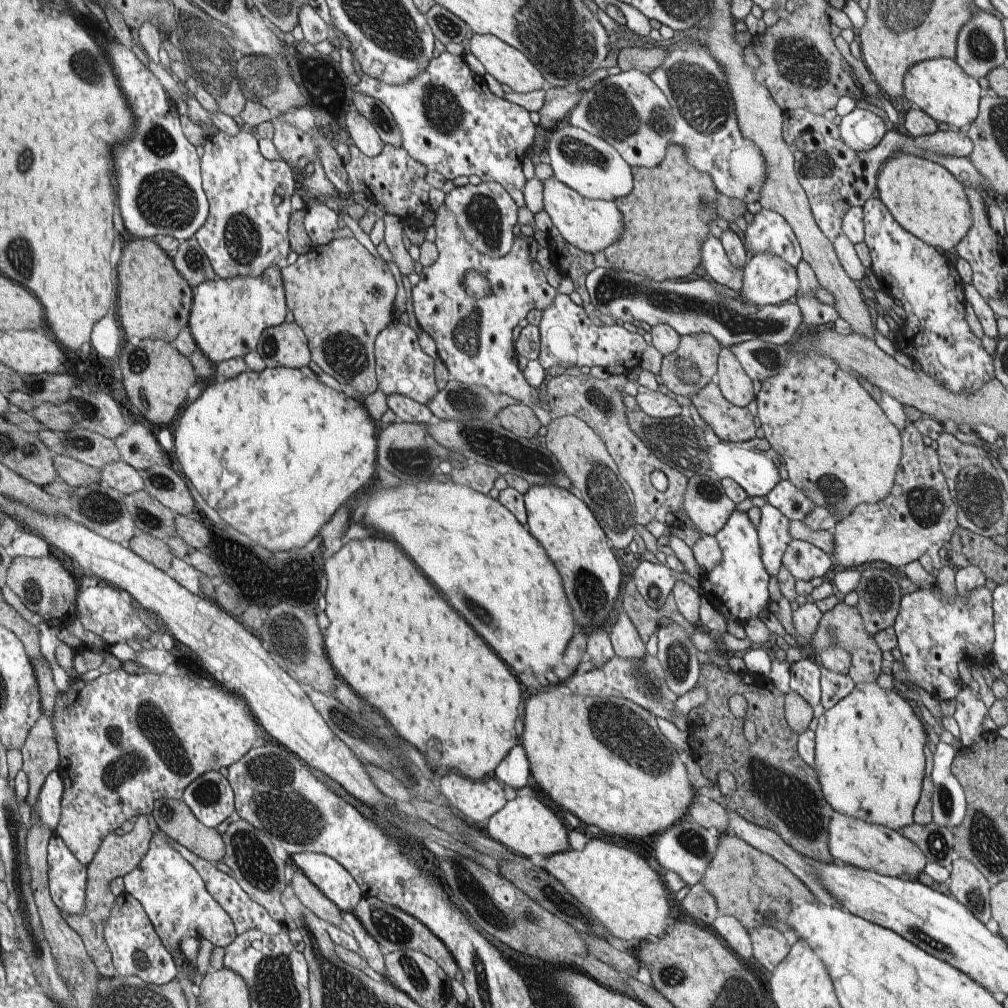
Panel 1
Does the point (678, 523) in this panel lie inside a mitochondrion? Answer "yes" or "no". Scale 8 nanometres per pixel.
no

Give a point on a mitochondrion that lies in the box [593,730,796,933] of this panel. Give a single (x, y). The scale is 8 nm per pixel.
(695, 843)

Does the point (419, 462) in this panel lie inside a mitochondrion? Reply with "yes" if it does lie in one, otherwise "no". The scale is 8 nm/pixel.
yes

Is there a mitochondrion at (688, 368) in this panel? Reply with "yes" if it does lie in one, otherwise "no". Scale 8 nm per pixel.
yes

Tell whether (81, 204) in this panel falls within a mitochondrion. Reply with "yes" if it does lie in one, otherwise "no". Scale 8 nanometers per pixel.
no

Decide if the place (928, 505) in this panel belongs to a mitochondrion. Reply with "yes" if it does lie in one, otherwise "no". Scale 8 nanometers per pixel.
yes

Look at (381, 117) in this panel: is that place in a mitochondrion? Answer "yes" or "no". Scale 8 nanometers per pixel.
yes

